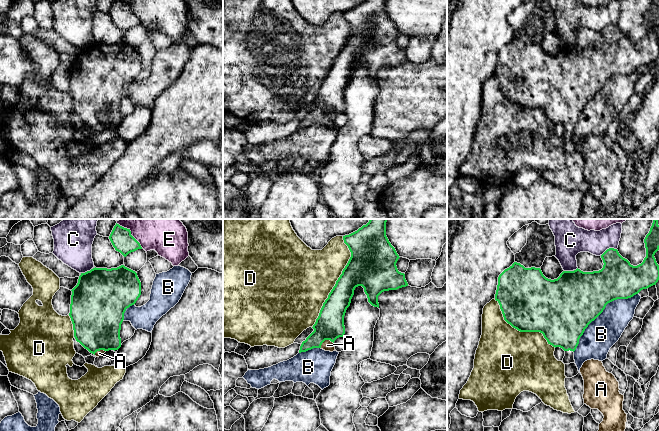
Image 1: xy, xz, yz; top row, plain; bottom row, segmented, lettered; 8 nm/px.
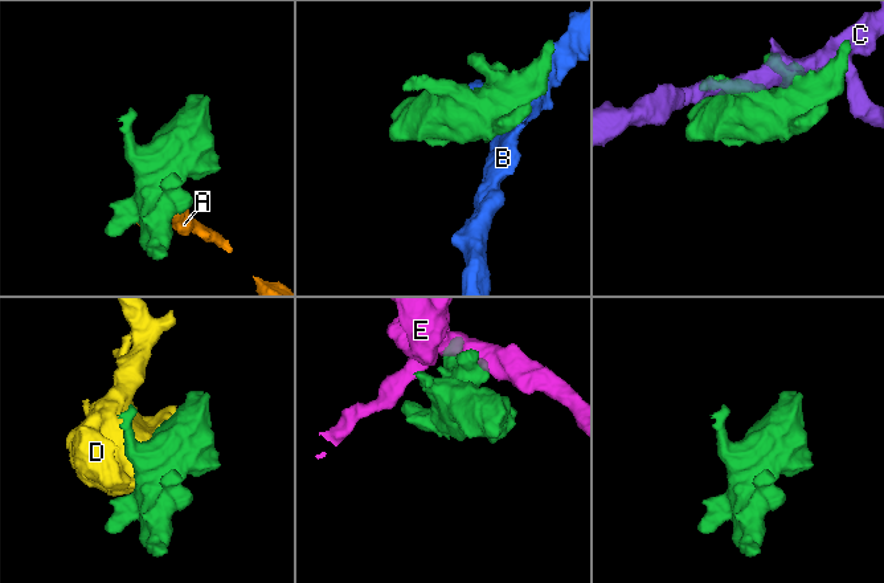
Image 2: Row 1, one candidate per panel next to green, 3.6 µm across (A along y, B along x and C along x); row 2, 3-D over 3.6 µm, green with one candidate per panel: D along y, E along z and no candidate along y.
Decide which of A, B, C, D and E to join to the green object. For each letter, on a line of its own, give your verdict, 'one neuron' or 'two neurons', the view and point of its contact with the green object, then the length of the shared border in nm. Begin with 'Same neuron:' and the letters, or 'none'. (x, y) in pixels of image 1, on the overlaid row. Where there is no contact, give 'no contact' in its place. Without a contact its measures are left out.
Same neuron: A
A: one neuron; meets green in xz at (325, 339); contact 120 nm long
B: two neurons; meets green in yz at (601, 312); contact 700 nm long
C: two neurons; meets green in yz at (609, 248); contact 140 nm long
D: two neurons; meets green in xz at (336, 282); contact 800 nm long
E: two neurons; meets green in xy at (130, 232); contact 300 nm long

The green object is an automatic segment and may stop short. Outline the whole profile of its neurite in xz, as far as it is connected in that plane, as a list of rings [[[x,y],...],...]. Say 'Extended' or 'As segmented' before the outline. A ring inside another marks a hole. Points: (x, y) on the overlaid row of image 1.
Extended. [[[370,219],[357,231],[343,236],[344,243],[351,252],[351,257],[323,303],[319,316],[312,327],[314,331],[302,342],[299,353],[313,348],[321,348],[330,352],[336,351],[334,341],[339,337],[344,337],[344,316],[356,287],[362,286],[368,302],[379,308],[378,296],[382,292],[408,286],[405,274],[397,269],[396,263],[400,257],[386,236],[386,222],[387,219]]]

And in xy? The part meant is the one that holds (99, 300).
Extended. [[[124,265],[117,268],[93,268],[81,273],[77,285],[71,290],[70,313],[74,337],[96,357],[121,347],[120,330],[127,308],[141,295],[141,282],[137,273]]]

